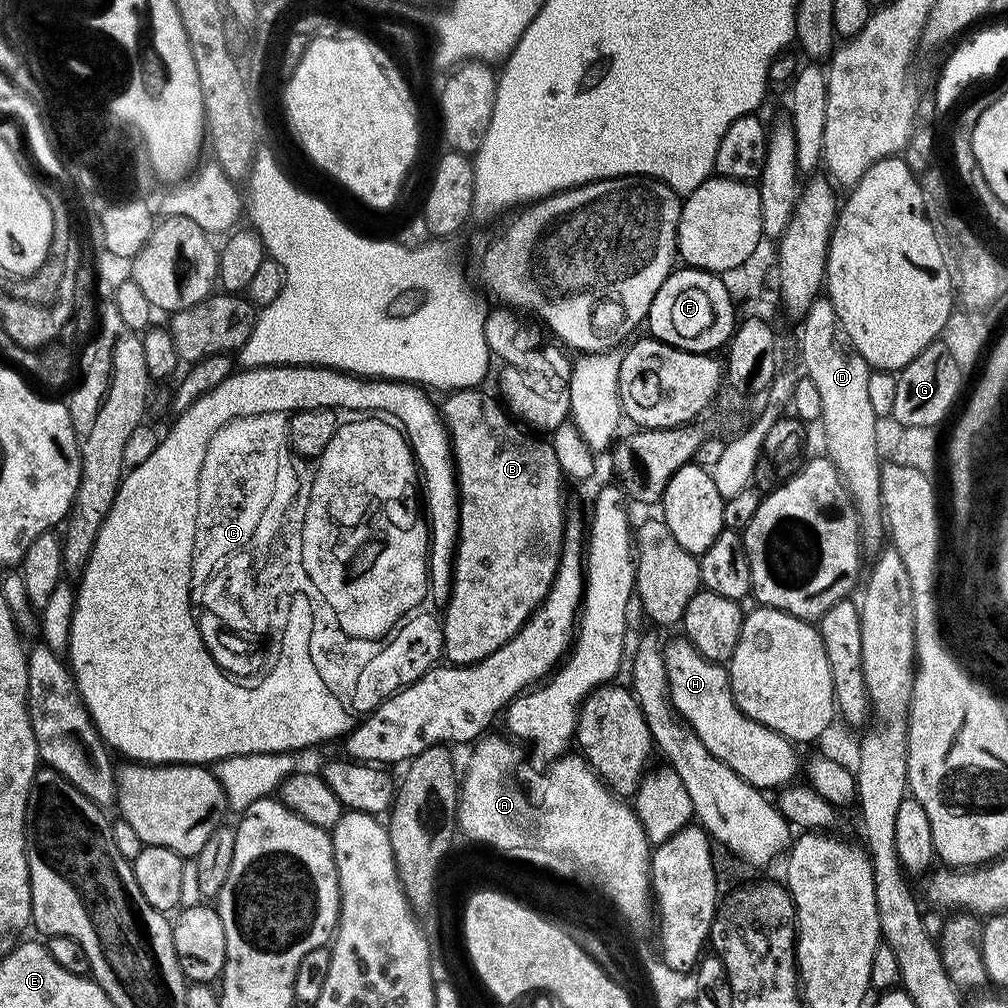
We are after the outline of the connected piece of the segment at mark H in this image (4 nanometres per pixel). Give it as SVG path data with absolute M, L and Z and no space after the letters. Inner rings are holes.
M687 638L672 640L663 645L664 658L666 664L666 674L669 680L669 698L672 707L675 709L677 717L683 720L692 728L694 734L702 740L706 750L730 766L731 770L738 778L744 779L752 787L761 790L779 790L785 784L791 784L797 779L796 771L801 771L802 760L796 757L793 741L787 740L782 734L762 726L754 718L750 718L736 705L736 700L732 696L732 683L728 680L728 669L724 664L716 664L703 656Z

